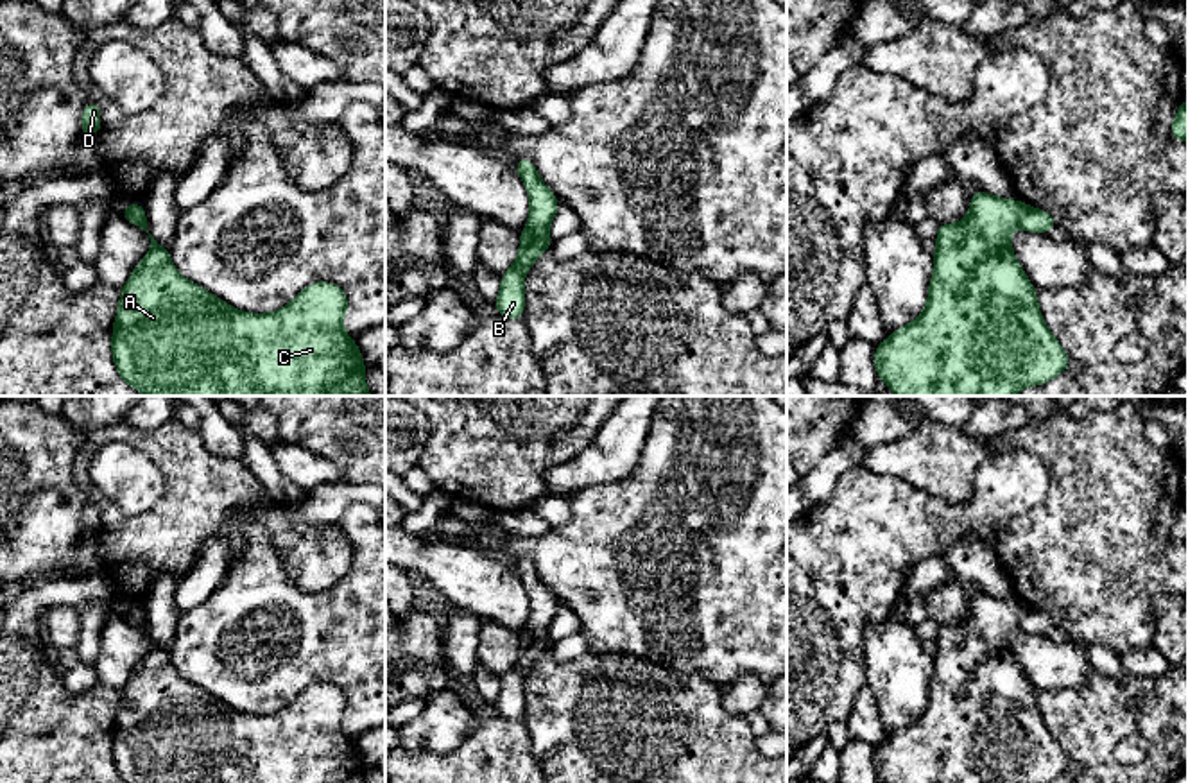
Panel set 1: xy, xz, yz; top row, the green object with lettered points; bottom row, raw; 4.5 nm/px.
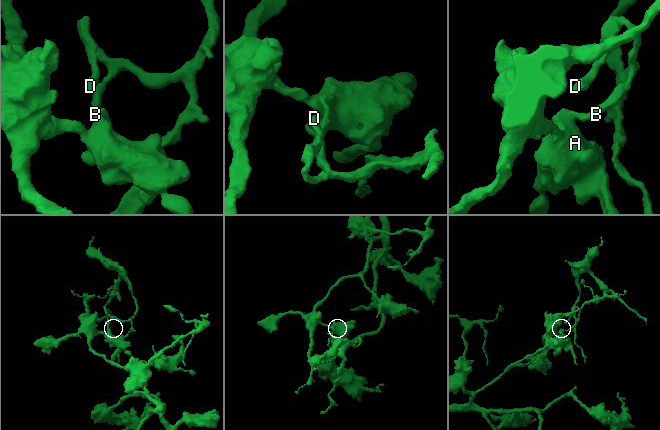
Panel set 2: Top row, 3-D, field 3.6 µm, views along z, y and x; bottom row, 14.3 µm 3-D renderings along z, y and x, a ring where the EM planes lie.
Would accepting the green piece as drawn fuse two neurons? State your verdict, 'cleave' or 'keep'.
cleave

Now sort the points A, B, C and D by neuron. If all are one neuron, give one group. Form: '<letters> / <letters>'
A C / B D

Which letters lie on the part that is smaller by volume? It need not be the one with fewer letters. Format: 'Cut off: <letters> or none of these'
Cut off: B, D

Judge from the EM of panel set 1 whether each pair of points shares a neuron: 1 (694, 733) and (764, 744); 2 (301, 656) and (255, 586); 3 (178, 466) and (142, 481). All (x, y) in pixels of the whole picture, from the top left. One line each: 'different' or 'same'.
1: different
2: same
3: different

